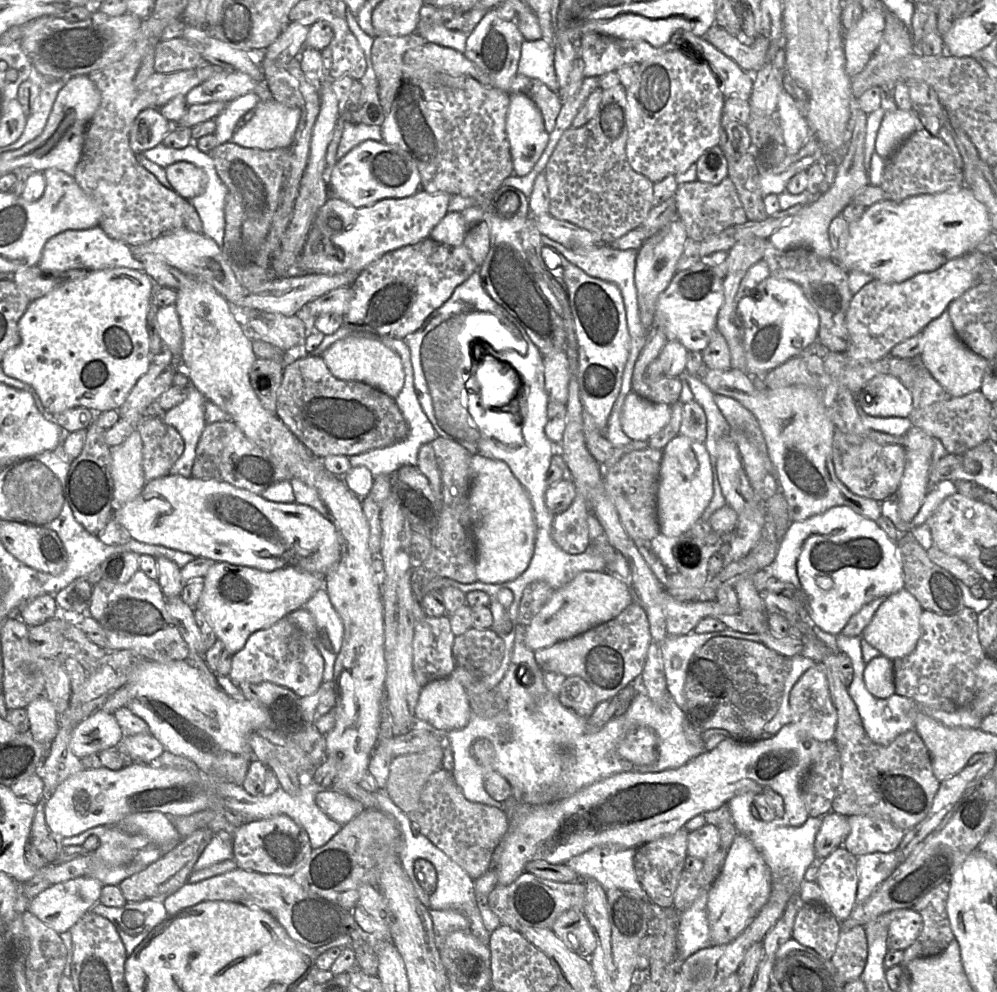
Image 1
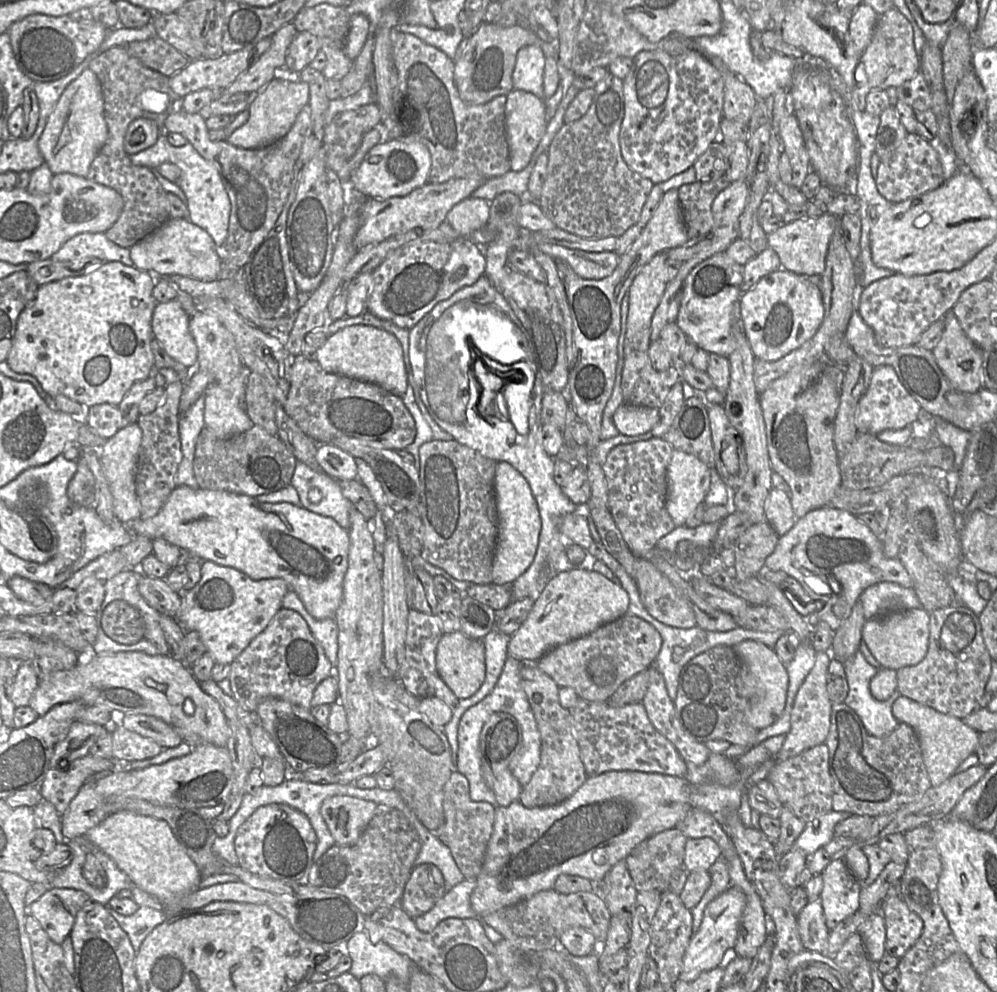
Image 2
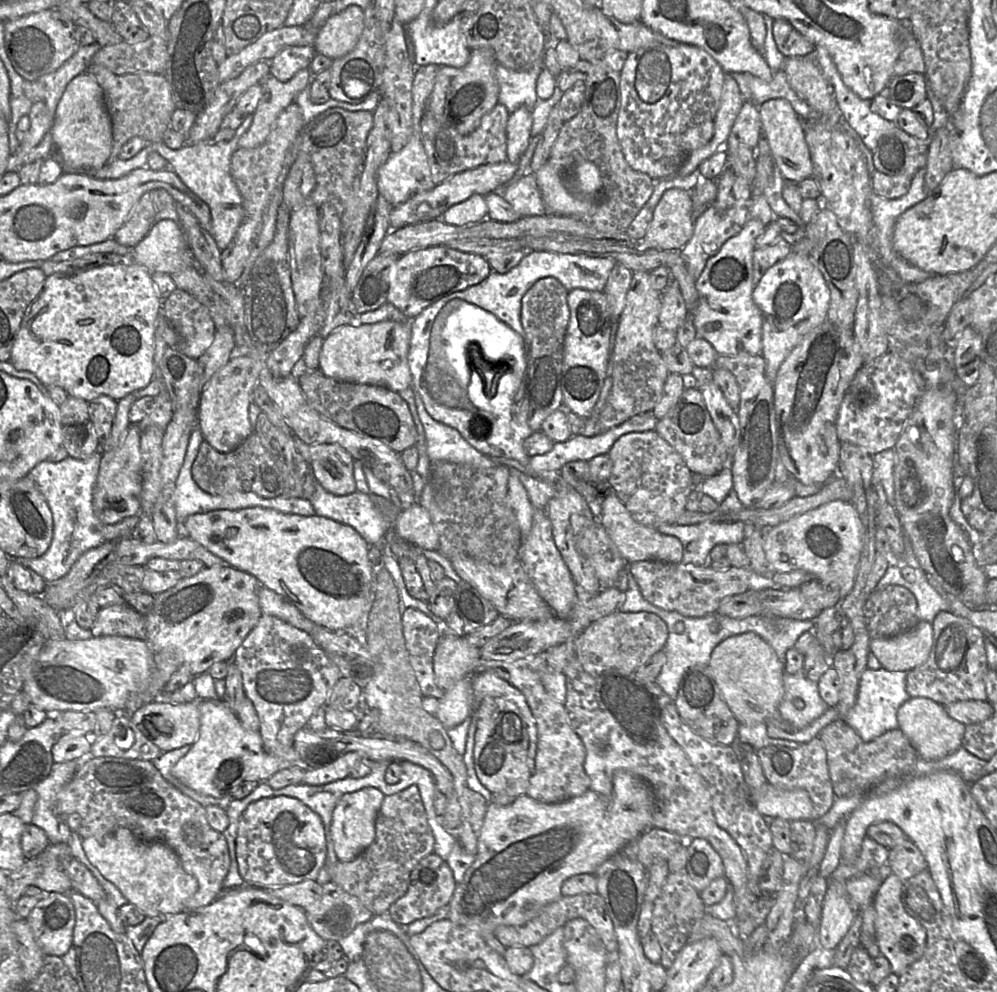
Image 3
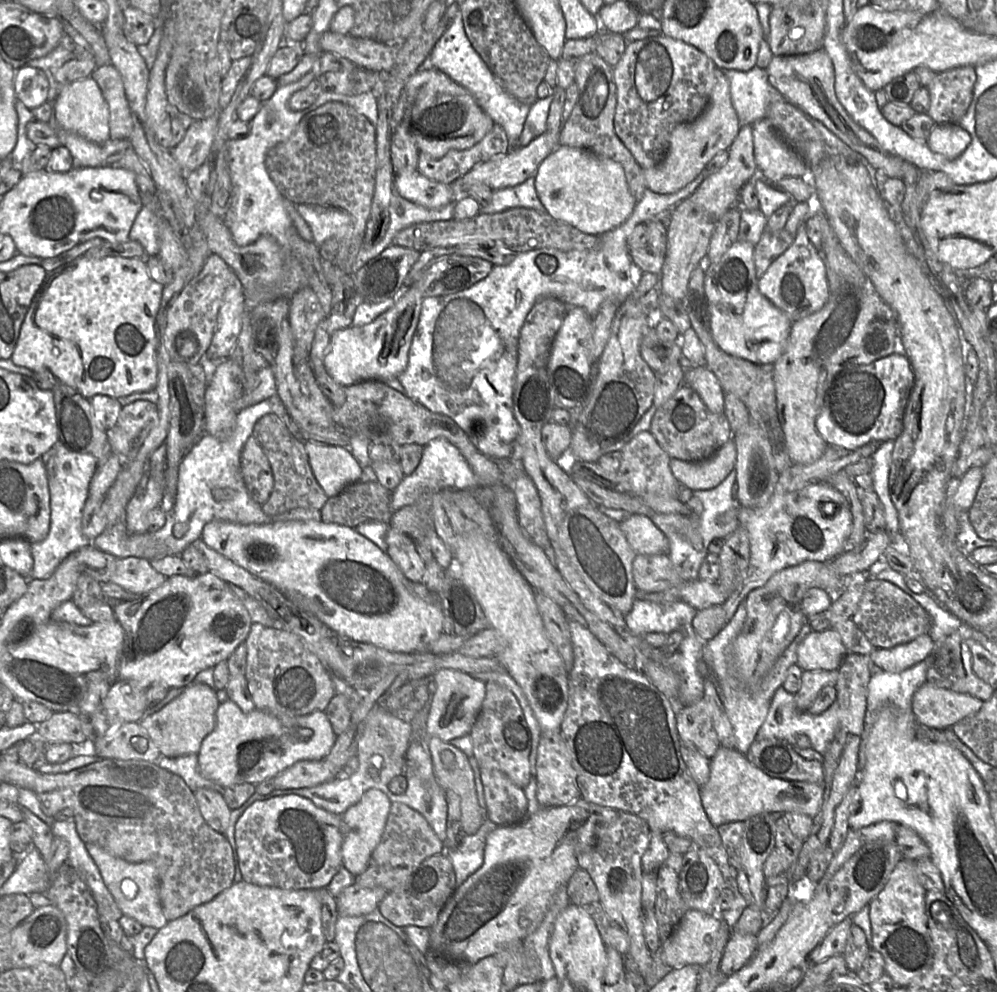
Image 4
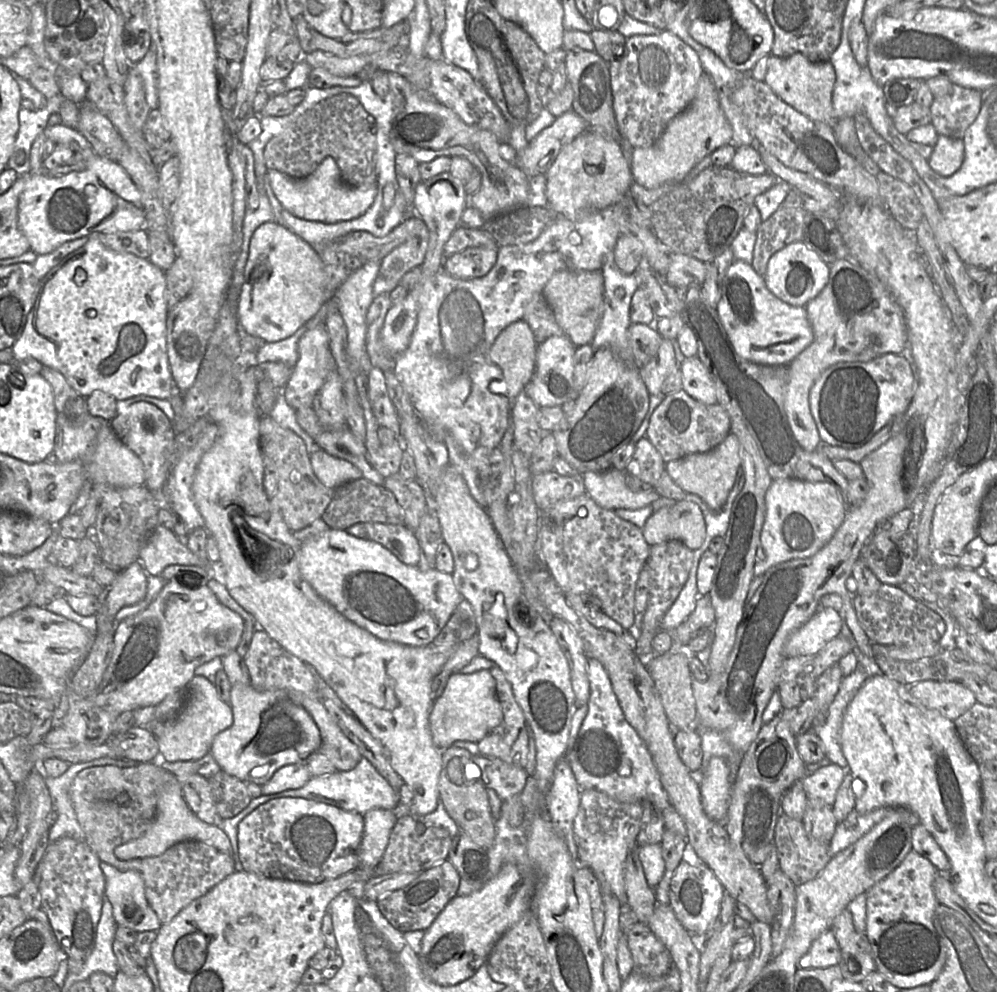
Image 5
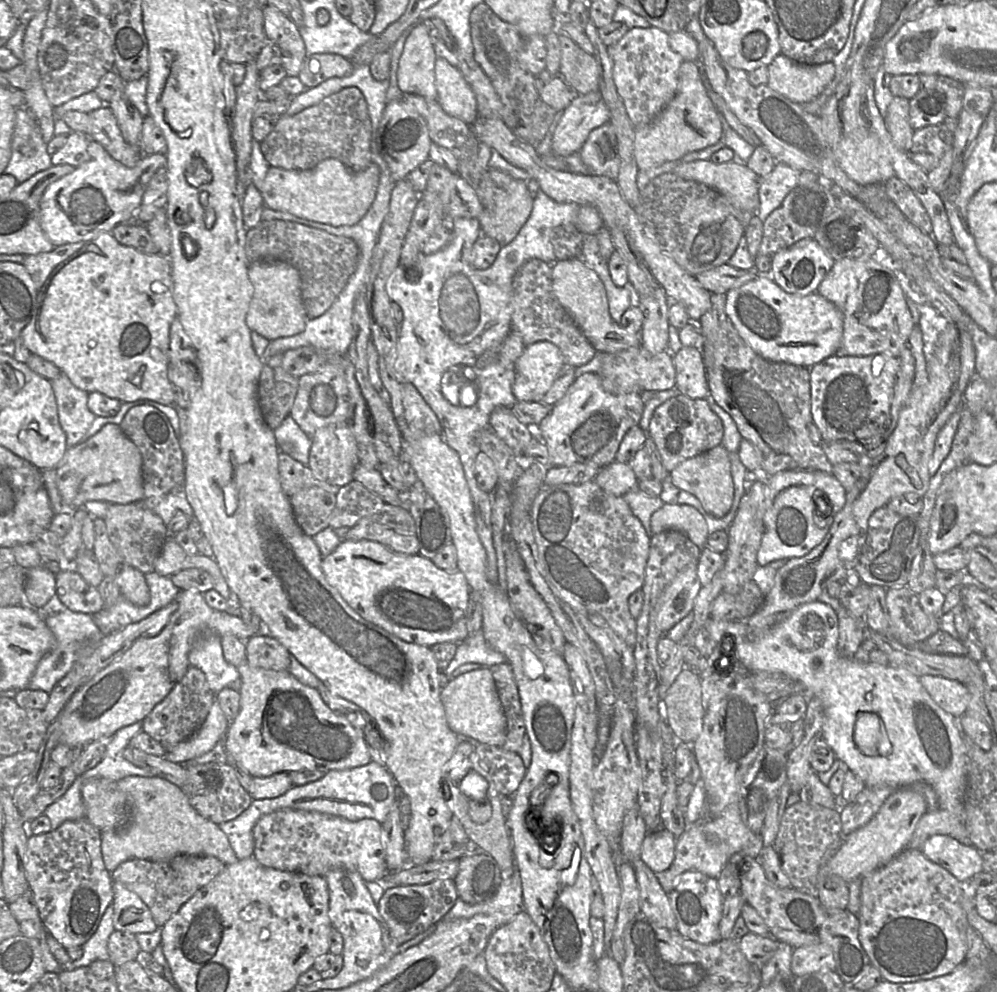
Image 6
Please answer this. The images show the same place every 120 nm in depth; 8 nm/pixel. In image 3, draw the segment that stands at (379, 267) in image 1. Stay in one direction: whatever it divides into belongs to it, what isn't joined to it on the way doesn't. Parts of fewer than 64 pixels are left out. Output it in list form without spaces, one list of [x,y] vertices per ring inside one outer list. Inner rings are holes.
[[[446,245],[411,250],[400,255],[397,260],[387,293],[387,302],[413,320],[441,298],[479,284],[491,271],[492,268],[484,256],[462,252]]]

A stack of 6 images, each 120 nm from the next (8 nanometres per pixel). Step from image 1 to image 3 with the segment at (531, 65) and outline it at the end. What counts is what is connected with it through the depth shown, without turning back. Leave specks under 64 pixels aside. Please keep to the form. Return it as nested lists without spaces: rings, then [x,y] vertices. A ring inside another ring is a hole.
[[[497,65],[498,103],[504,105],[509,114],[521,106],[533,109],[538,101],[536,83],[543,67],[540,65],[527,71],[514,71]]]

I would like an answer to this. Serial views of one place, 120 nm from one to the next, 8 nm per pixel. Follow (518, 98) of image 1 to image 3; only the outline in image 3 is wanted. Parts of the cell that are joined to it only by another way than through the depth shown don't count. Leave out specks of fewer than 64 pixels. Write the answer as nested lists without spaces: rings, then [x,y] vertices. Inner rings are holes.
[[[525,106],[509,114],[506,137],[507,137],[507,160],[517,163],[529,146],[532,128],[532,109]]]

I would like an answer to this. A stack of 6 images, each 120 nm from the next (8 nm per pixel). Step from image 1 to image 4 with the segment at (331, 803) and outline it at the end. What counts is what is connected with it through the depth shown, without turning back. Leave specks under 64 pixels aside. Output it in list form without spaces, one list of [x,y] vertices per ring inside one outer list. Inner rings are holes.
[[[369,789],[356,804],[350,806],[341,815],[343,831],[342,865],[354,876],[366,870],[371,854],[379,844],[383,834],[391,803],[382,791]]]

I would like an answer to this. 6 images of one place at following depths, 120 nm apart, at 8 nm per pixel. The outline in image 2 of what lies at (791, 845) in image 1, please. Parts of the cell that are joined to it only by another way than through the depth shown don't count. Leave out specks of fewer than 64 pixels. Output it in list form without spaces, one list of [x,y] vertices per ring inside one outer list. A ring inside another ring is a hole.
[[[831,809],[822,816],[806,823],[805,828],[794,842],[793,847],[801,849],[810,857],[834,838],[835,826],[850,815],[849,812],[838,812]]]

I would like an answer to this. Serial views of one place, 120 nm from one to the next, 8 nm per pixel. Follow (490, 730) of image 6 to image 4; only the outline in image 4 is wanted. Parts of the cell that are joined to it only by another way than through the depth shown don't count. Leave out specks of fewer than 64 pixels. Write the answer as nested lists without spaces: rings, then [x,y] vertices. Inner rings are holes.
[[[441,669],[432,678],[436,683],[436,691],[431,696],[427,718],[428,736],[450,742],[452,739],[470,734],[485,699],[486,683],[453,669]]]

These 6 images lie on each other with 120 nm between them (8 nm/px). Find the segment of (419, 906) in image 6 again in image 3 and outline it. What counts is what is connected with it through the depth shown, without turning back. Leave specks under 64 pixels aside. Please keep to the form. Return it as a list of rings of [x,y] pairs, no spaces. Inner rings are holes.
[[[431,853],[424,857],[412,870],[406,893],[397,899],[388,909],[394,922],[402,927],[410,923],[434,915],[438,909],[448,905],[456,890],[457,883],[453,871],[447,861],[439,855]]]

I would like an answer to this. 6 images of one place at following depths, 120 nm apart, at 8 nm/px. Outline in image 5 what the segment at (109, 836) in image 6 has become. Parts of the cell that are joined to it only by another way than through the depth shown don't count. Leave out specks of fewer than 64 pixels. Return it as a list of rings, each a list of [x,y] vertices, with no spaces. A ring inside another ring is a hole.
[[[172,774],[172,778],[164,783],[159,793],[157,807],[156,807],[156,816],[151,826],[139,838],[117,846],[114,849],[114,854],[117,858],[121,860],[130,860],[134,858],[143,858],[143,857],[154,857],[154,856],[161,855],[174,844],[177,844],[179,842],[184,842],[184,841],[201,841],[215,847],[216,849],[224,853],[227,853],[233,856],[233,849],[227,834],[218,826],[207,824],[206,822],[202,821],[190,809],[189,805],[187,804],[183,796],[183,791],[182,791],[180,782],[178,781],[177,777]]]

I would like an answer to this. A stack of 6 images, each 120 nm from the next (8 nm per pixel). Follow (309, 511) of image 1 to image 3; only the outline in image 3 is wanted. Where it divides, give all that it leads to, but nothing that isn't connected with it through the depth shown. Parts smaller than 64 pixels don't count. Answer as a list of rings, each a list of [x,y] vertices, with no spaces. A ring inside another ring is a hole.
[[[254,506],[239,510],[219,509],[205,513],[193,514],[185,520],[184,531],[186,536],[200,543],[211,553],[224,560],[227,565],[256,577],[261,585],[281,595],[291,604],[296,606],[298,610],[312,622],[332,631],[343,631],[353,635],[358,640],[363,641],[363,636],[366,633],[368,616],[374,601],[373,580],[376,568],[370,559],[369,544],[352,527],[323,516],[283,514],[273,509]]]

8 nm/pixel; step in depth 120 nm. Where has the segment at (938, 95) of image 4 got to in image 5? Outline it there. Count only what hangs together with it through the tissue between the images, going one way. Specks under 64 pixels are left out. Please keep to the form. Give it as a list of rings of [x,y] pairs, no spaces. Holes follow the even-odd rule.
[[[954,85],[947,95],[934,98],[930,106],[931,123],[937,133],[963,139],[967,128],[979,113],[981,92]]]

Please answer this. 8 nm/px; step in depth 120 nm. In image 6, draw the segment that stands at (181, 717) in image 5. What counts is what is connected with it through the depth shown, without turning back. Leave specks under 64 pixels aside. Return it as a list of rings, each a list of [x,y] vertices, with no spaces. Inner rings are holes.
[[[217,700],[203,724],[186,740],[167,751],[164,757],[174,763],[186,763],[204,755],[222,739],[230,725]]]

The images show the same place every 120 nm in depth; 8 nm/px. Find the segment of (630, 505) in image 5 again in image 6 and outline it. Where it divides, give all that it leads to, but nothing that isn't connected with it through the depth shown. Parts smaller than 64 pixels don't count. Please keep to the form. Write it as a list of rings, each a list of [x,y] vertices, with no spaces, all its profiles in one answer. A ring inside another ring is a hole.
[[[613,461],[599,470],[594,482],[606,493],[623,497],[638,488],[638,479],[627,463]]]

